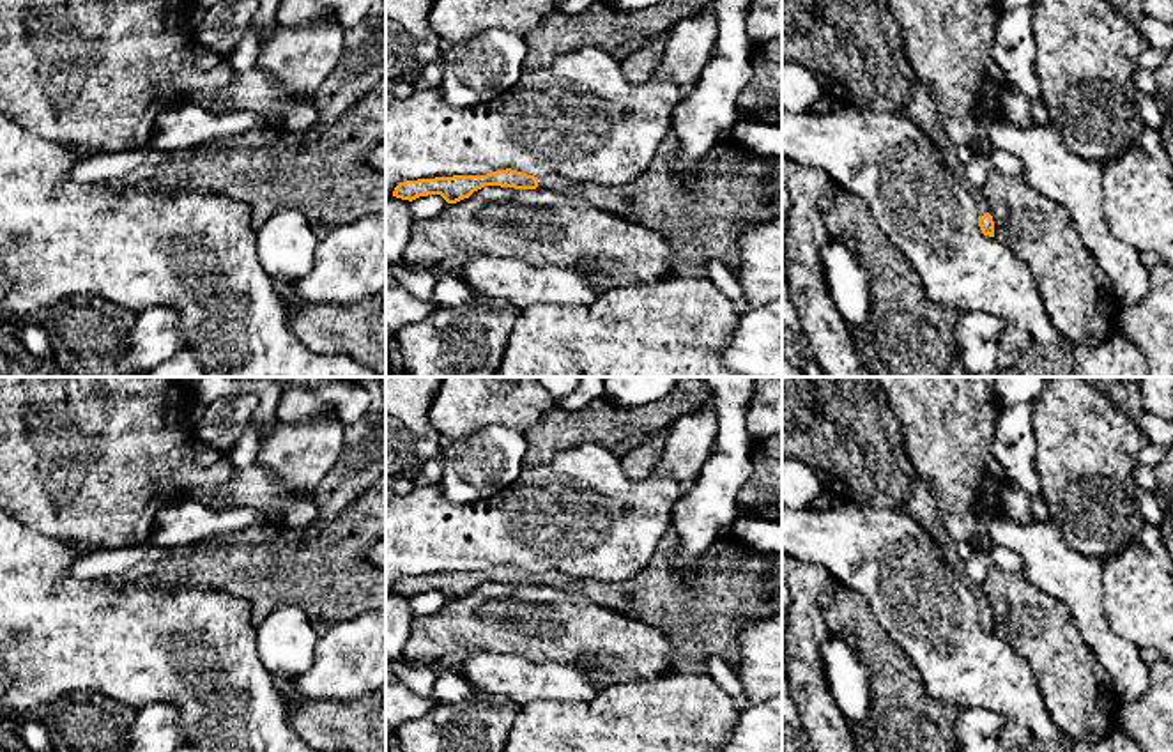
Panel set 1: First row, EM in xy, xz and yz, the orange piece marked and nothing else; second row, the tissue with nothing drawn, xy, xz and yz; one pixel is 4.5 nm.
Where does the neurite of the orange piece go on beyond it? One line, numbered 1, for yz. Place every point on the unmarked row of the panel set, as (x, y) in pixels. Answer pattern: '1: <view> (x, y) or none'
1: yz (843, 429)

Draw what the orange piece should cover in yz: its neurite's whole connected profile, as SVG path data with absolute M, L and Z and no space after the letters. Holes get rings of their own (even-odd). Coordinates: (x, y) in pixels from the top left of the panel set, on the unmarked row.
M782 377L782 458L794 458L810 467L821 488L833 497L915 518L936 541L954 573L970 587L982 630L994 633L984 587L968 579L957 541L947 533L929 488L904 449L902 432L878 377Z

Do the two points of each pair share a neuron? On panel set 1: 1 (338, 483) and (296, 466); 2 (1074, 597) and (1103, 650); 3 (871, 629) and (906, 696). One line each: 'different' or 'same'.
1: different
2: same
3: same

